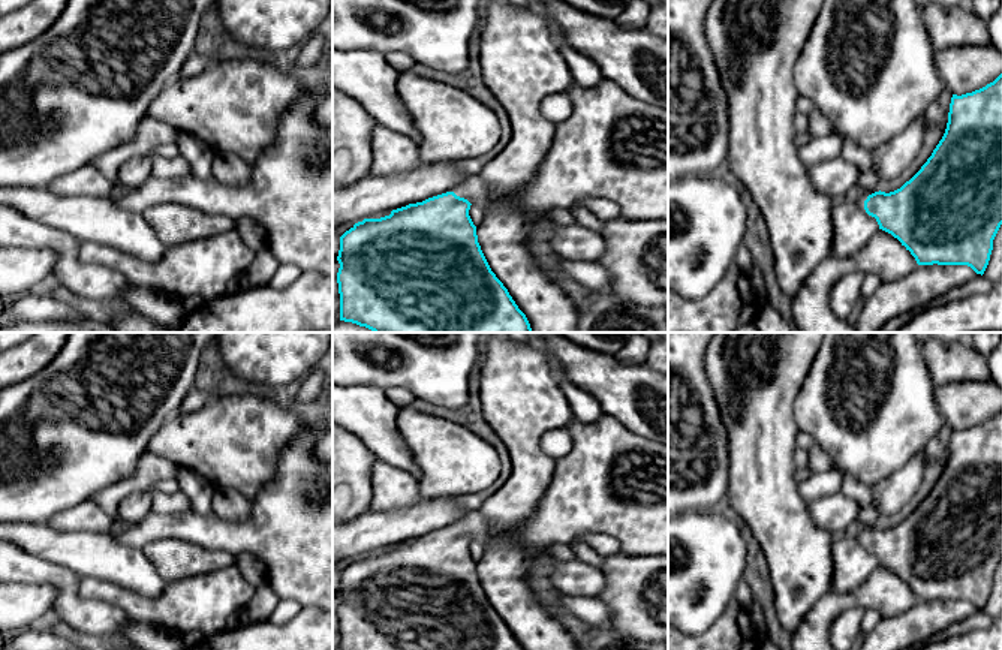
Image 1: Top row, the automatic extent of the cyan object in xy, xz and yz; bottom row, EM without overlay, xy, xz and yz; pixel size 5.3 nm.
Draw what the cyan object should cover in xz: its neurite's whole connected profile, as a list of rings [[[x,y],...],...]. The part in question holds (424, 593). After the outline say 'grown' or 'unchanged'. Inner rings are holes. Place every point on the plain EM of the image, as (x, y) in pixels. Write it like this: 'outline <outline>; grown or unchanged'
outline [[[470,511],[466,517],[458,520],[454,527],[446,527],[422,538],[409,539],[406,542],[392,545],[389,551],[380,554],[364,554],[362,557],[355,559],[340,572],[340,586],[337,592],[340,599],[337,608],[340,650],[524,650],[503,619],[491,607],[478,578],[476,562],[469,551],[472,541],[476,541],[485,547],[493,536],[494,530],[487,518],[479,511]]]; grown

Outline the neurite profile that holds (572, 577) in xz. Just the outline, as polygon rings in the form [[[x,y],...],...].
[[[578,559],[545,560],[542,572],[563,595],[596,598],[605,589],[605,577],[601,568],[593,568]]]

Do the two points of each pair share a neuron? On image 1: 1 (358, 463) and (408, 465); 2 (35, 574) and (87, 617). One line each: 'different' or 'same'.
1: different
2: same

